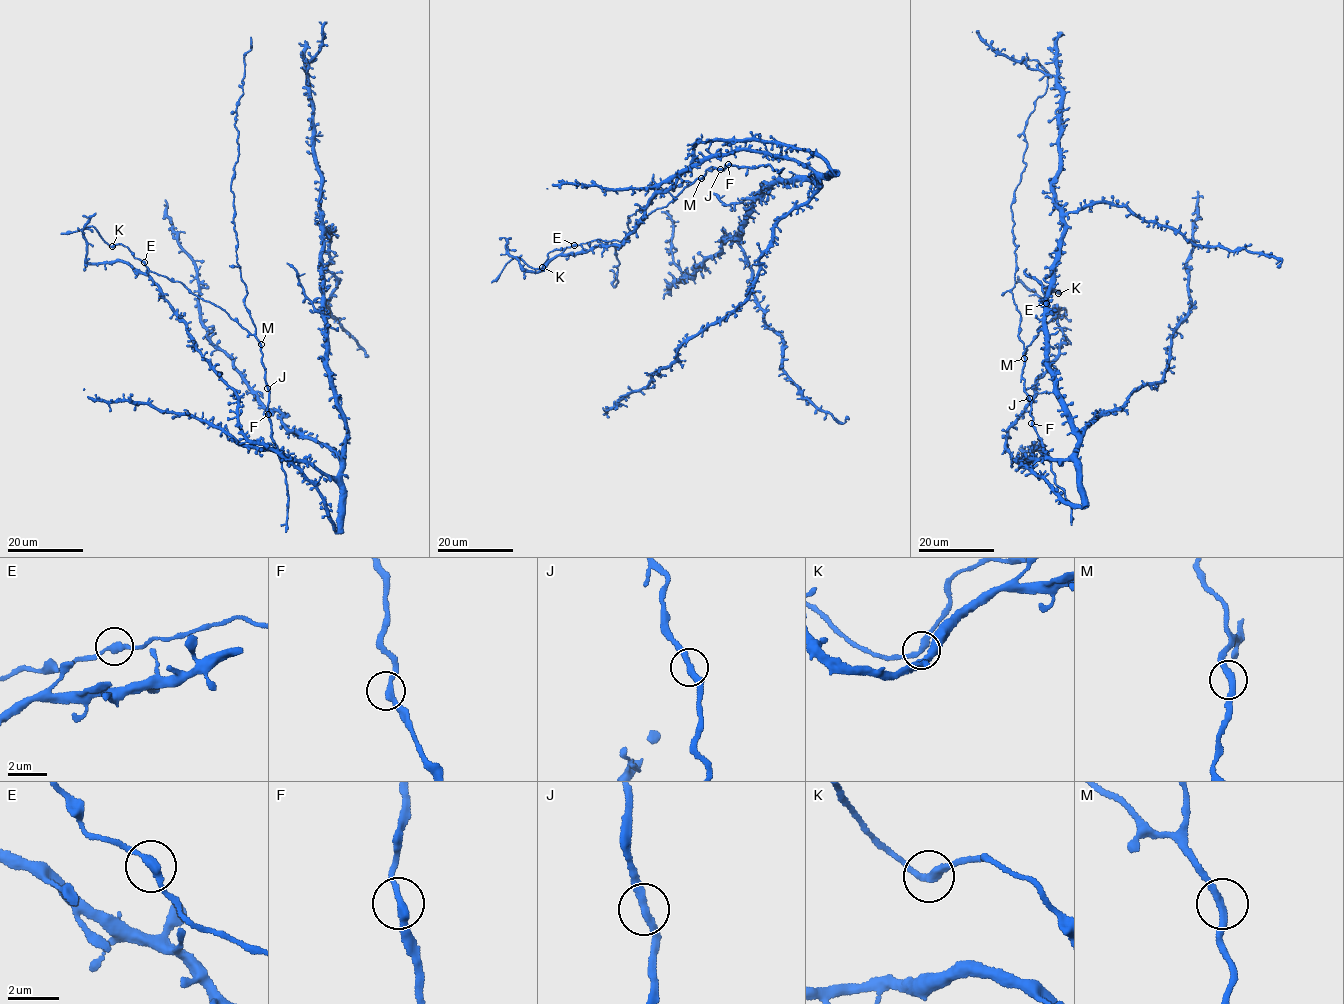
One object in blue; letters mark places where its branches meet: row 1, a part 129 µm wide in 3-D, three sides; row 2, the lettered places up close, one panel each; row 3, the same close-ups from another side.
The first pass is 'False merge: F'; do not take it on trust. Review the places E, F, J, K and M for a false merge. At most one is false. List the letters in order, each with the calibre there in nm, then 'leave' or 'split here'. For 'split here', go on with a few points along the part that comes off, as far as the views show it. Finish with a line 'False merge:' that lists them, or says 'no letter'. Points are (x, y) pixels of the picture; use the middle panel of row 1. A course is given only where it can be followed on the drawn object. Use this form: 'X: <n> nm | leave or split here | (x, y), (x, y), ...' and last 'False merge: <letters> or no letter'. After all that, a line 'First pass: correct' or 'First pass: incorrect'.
E: 320 nm | leave
F: 280 nm | leave
J: 280 nm | leave
K: 300 nm | leave
M: 300 nm | leave
False merge: no letter
First pass: incorrect

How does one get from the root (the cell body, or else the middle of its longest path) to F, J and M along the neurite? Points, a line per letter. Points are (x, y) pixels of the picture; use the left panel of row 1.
F: (237, 402), (235, 390), (196, 348), (186, 321), (148, 270), (181, 282), (255, 336), (269, 392), (268, 414)
J: (237, 402), (235, 390), (196, 348), (186, 321), (148, 270), (181, 282), (255, 336), (267, 388)
M: (237, 402), (235, 390), (196, 348), (186, 321), (148, 270), (181, 282), (222, 308), (261, 344)

